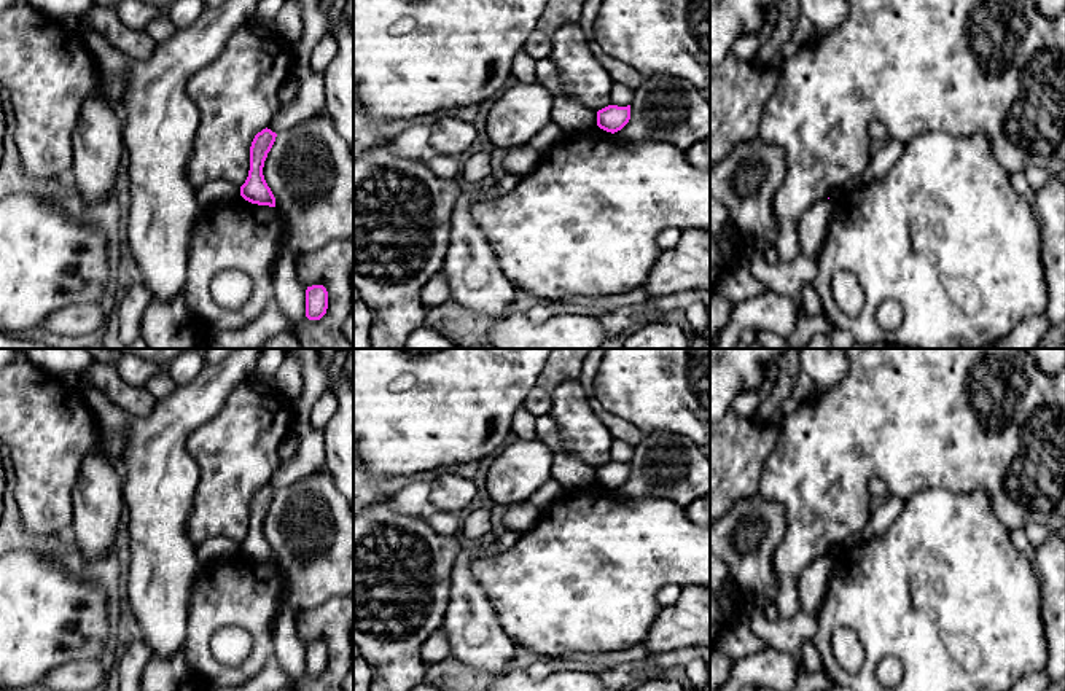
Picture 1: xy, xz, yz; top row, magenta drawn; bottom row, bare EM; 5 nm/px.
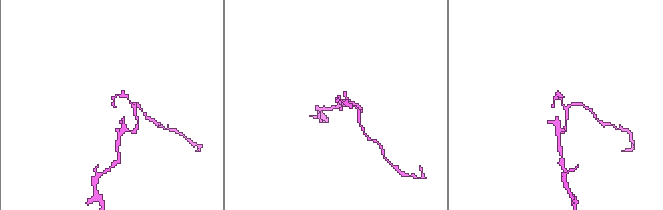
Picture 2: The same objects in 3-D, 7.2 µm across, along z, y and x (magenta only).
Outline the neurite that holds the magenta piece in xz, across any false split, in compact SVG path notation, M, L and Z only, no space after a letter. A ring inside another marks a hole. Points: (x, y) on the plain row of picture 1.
M608 462L597 468L597 482L607 489L621 487L630 476L630 462Z

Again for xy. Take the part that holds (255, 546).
M266 484L252 498L248 533L240 543L240 552L252 560L275 564L275 554L263 532L264 517L275 494L277 490Z

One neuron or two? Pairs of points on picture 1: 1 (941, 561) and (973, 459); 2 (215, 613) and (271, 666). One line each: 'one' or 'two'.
1: two
2: two

